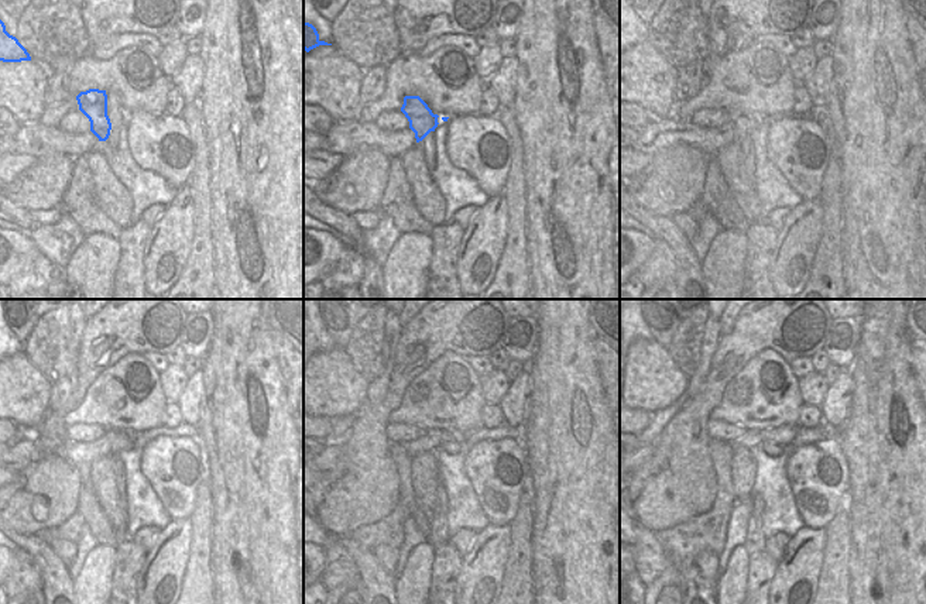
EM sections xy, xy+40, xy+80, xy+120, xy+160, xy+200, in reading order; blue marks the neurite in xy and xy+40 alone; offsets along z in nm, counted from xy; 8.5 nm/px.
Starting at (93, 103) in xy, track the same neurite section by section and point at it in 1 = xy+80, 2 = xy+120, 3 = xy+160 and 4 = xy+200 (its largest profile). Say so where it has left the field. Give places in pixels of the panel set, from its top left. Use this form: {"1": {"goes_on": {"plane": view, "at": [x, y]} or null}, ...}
{"1": {"goes_on": {"plane": "xy+80", "at": [744, 124]}}, "2": {"goes_on": {"plane": "xy+120", "at": [124, 441]}}, "3": {"goes_on": {"plane": "xy+160", "at": [451, 448]}}, "4": {"goes_on": {"plane": "xy+200", "at": [774, 450]}}}

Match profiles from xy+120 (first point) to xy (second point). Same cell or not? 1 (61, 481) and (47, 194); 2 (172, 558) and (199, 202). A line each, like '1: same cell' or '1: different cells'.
1: same cell
2: different cells

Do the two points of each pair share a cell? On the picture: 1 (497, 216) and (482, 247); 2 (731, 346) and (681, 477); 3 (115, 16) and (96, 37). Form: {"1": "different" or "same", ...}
{"1": "same", "2": "same", "3": "same"}

